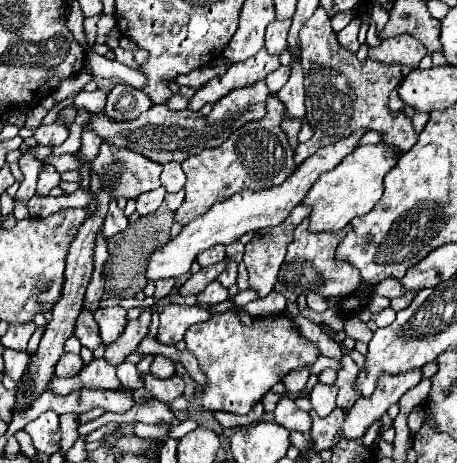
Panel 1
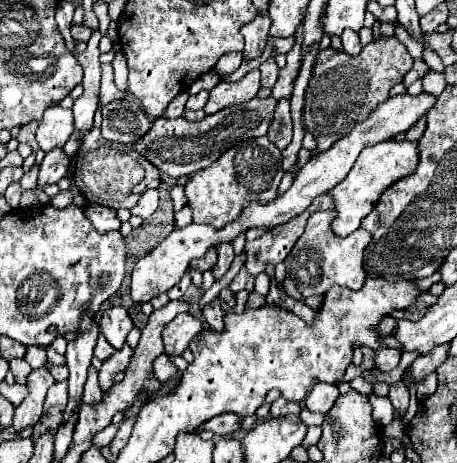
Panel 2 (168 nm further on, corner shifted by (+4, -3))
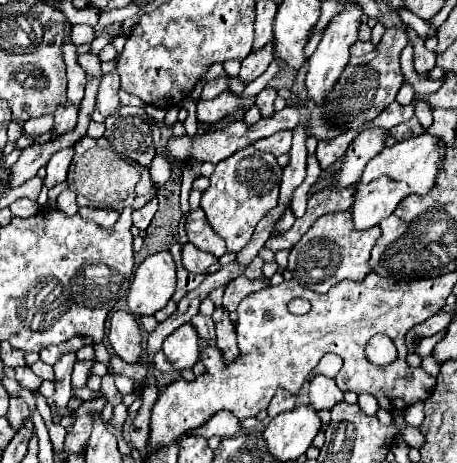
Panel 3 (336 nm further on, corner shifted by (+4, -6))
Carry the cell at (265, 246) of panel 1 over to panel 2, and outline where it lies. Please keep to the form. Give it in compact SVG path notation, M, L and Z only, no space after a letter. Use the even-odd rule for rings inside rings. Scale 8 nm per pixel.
M321 194L321 196L317 196L317 200L313 200L313 204L305 212L295 216L291 222L281 224L273 230L267 230L255 242L245 244L247 272L257 276L259 272L265 272L265 268L269 264L271 266L281 264L287 258L287 254L291 252L291 248L295 246L297 238L303 234L307 218L317 210L333 210L333 200L327 194Z

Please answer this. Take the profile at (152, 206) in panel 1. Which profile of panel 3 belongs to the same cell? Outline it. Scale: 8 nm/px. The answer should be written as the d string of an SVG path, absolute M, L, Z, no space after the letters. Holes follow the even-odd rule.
M153 197L145 207L141 207L141 209L137 209L137 211L133 211L133 225L135 225L137 229L145 231L145 229L149 227L149 223L151 223L151 219L153 219L155 211L157 211L157 199Z

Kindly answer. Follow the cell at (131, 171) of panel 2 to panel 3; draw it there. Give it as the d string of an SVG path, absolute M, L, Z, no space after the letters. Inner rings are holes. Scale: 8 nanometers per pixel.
M83 137L81 143L75 143L75 157L69 167L67 185L77 195L79 207L111 207L117 211L123 211L125 207L139 209L149 199L157 195L155 187L149 179L149 169L127 161L125 157L119 157L105 137L94 139Z

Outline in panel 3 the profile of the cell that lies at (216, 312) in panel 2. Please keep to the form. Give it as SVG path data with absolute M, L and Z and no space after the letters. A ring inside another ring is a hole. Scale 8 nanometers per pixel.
M217 307L211 317L217 329L217 349L221 351L225 363L233 363L233 359L237 359L237 335L229 319L229 311L225 307Z

